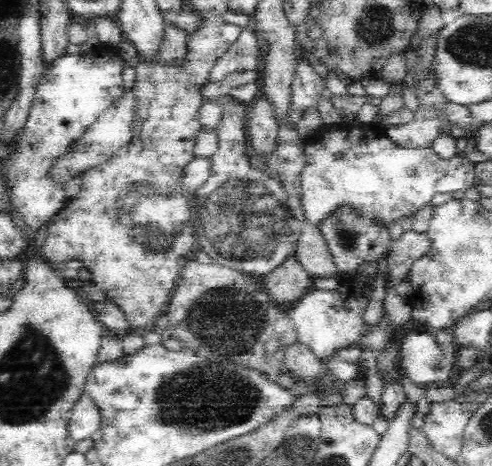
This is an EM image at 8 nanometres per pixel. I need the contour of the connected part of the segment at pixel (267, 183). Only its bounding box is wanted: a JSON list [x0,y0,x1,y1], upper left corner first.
[195,96,306,277]

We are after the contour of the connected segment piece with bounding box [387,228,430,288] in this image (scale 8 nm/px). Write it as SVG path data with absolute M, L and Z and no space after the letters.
M409 228L400 235L398 240L394 240L387 258L390 267L388 286L393 288L405 282L412 264L422 258L428 249L430 245L426 235Z

